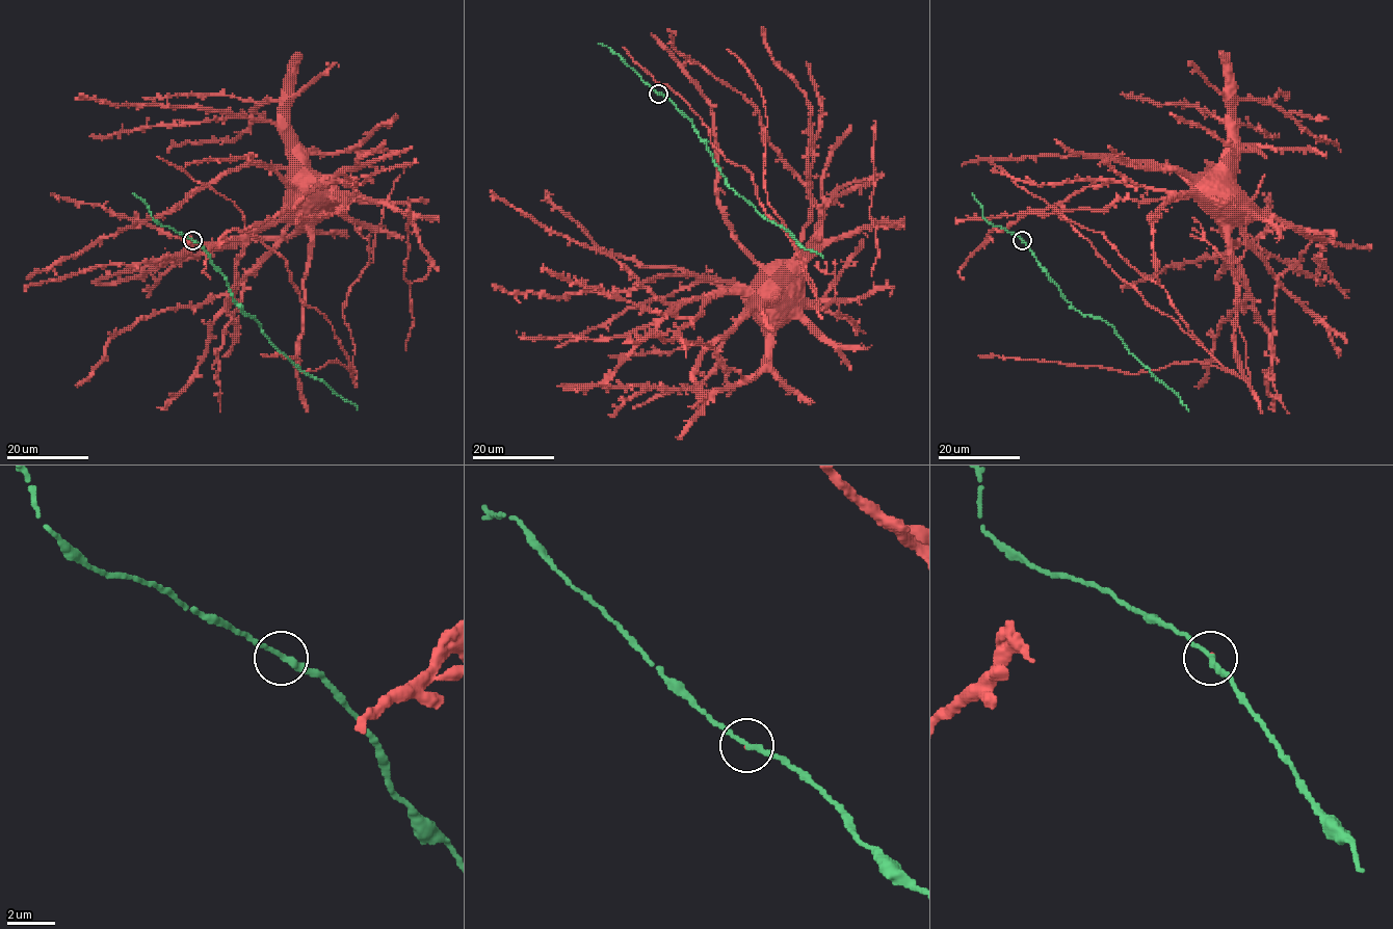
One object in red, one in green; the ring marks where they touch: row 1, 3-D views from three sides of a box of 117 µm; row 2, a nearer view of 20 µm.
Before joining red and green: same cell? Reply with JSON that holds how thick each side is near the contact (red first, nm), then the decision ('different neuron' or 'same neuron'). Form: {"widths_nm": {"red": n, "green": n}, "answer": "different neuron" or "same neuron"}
{"widths_nm": {"red": 70, "green": 260}, "answer": "same neuron"}

